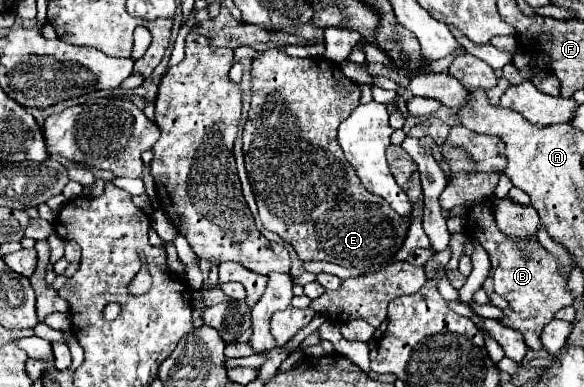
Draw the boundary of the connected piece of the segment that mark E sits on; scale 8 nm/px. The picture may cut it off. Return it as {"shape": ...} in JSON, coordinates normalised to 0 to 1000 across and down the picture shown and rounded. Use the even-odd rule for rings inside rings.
{"shape":[[[461,124],[454,134],[443,134],[433,150],[433,165],[430,165],[430,243],[433,248],[430,248],[426,305],[423,305],[420,331],[416,331],[413,372],[416,372],[416,398],[420,398],[420,434],[423,434],[426,470],[430,470],[440,532],[443,532],[443,563],[447,563],[450,584],[461,599],[478,605],[491,630],[498,630],[505,641],[505,651],[509,651],[515,677],[533,677],[533,672],[536,677],[574,677],[574,682],[584,682],[591,693],[601,693],[601,687],[625,693],[625,687],[649,687],[656,677],[666,677],[683,651],[683,641],[690,636],[704,568],[683,558],[652,506],[642,506],[632,491],[625,491],[625,481],[618,475],[618,465],[608,450],[604,429],[591,413],[587,388],[584,388],[584,377],[577,367],[577,331],[580,331],[580,320],[615,274],[615,253],[618,253],[615,217],[598,207],[584,186],[580,165],[570,165],[570,160],[563,160],[557,150],[502,150],[502,145],[488,140],[478,124]]]}

